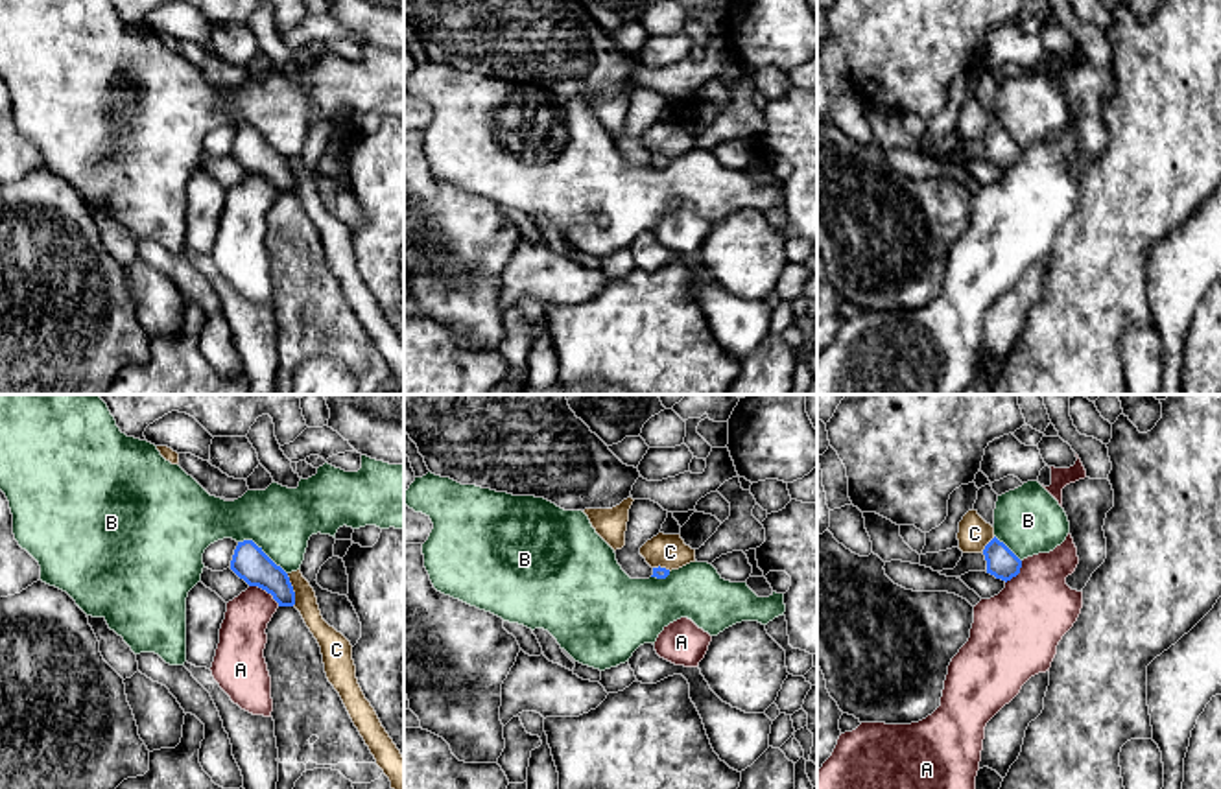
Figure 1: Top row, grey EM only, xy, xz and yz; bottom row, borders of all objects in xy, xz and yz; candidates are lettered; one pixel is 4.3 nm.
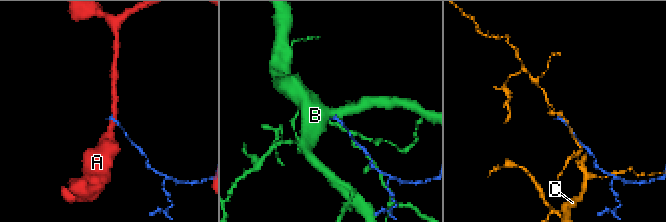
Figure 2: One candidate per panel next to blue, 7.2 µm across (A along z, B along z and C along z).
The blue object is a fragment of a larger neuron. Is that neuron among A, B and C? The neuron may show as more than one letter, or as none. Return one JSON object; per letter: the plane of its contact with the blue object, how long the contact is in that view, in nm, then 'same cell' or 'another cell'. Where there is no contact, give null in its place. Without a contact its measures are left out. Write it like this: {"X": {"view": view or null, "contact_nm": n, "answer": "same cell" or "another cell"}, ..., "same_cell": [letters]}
{"A": {"view": "xy", "contact_nm": 160, "answer": "another cell"}, "B": {"view": "xy", "contact_nm": 260, "answer": "another cell"}, "C": {"view": "xy", "contact_nm": 150, "answer": "another cell"}, "same_cell": []}

